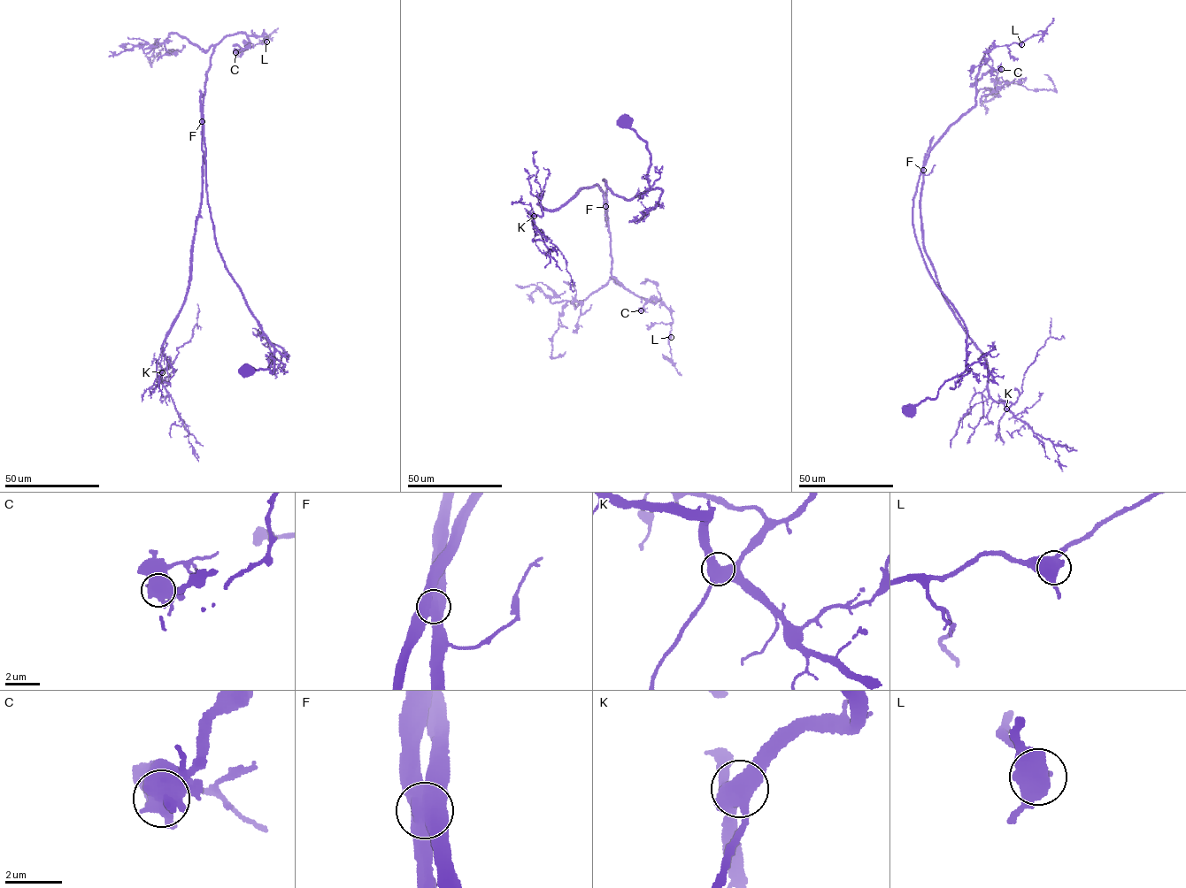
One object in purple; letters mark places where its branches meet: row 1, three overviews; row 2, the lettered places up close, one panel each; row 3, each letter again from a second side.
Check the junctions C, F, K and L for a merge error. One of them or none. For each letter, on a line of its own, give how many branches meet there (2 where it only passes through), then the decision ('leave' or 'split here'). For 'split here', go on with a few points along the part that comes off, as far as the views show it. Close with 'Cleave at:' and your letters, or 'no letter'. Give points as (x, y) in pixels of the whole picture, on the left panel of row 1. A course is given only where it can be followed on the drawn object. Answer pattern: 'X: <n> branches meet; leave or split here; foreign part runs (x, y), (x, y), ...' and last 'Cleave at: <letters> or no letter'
C: 3 branches meet; leave
F: 3 branches meet; split here; foreign part runs (202, 121), (202, 201), (189, 286), (162, 344), (169, 368), (161, 372), (191, 339), (196, 303)
K: 3 branches meet; leave
L: 3 branches meet; leave
Cleave at: F

